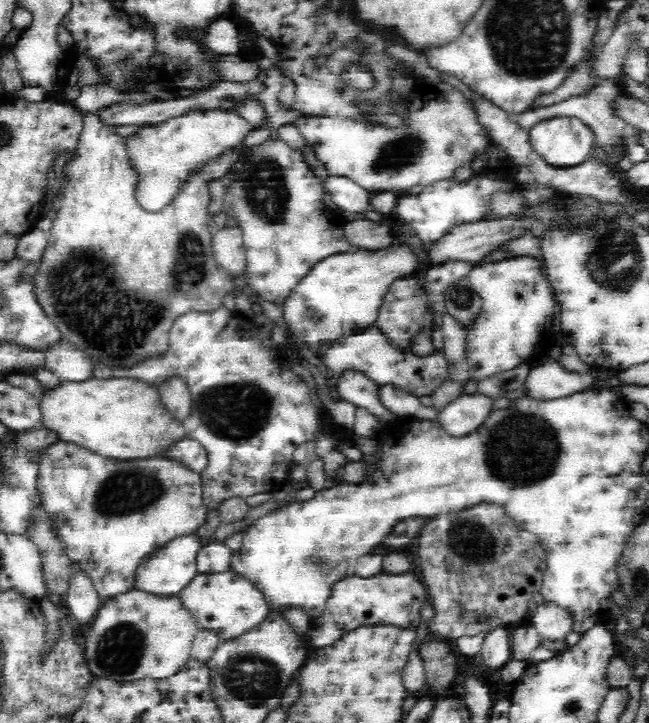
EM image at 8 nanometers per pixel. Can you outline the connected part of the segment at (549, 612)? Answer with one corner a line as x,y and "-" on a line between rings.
546,602
542,608
538,608
538,612
534,612
532,625
536,627
539,638
545,642
565,641
566,636
573,631
574,617
554,603

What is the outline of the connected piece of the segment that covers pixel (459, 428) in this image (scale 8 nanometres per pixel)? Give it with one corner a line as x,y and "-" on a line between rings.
465,395
444,406
432,423
450,438
460,438
474,432
492,410
492,400
484,395

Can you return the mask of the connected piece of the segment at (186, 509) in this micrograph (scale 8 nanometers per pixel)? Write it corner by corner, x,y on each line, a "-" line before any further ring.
58,439
53,443
38,447
33,450
35,454
35,494
42,510
46,513
47,519
50,521
51,531
54,532
56,541
60,543
63,555
71,562
76,562
81,568
81,573
87,576
87,579
93,584
97,595
104,598
113,599
116,596
126,594
132,590
136,590
136,580
138,580
138,566
146,562
154,552
158,552
164,548
170,540
178,536
184,536
196,532
199,526
205,523
208,518
210,509
203,503
202,500
202,483
199,472
190,470
186,465
177,460
163,457
154,457
144,460
110,460
110,458
102,458
98,454
92,454
91,450
78,446
73,442
66,442

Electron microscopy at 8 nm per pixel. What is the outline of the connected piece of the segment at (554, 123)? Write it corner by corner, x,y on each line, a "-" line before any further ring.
551,118
529,130
534,152
555,167
571,167
584,162
593,140
592,131
577,118

